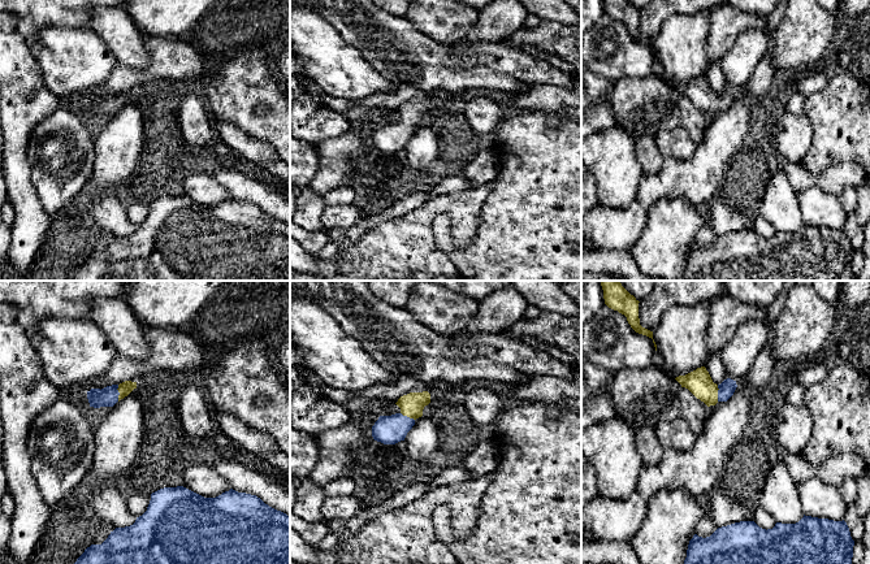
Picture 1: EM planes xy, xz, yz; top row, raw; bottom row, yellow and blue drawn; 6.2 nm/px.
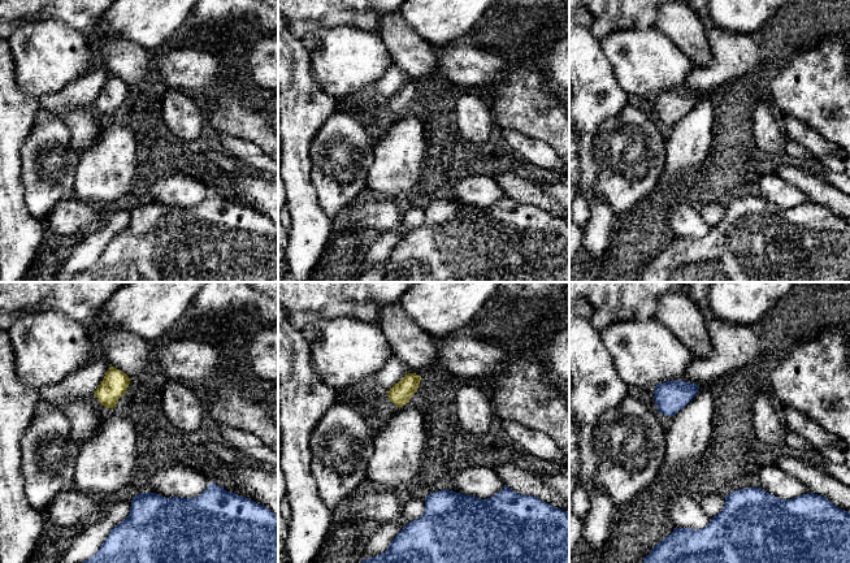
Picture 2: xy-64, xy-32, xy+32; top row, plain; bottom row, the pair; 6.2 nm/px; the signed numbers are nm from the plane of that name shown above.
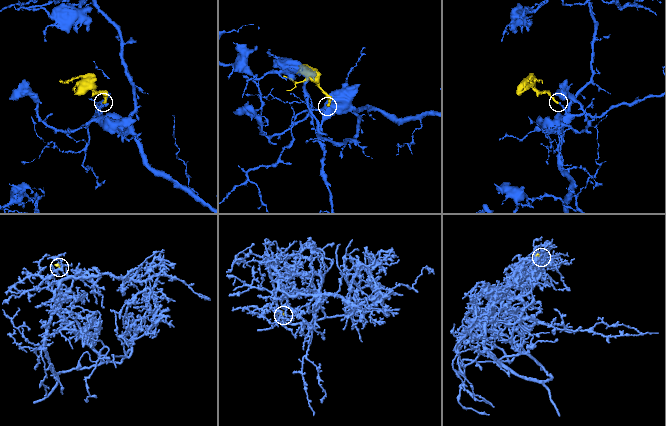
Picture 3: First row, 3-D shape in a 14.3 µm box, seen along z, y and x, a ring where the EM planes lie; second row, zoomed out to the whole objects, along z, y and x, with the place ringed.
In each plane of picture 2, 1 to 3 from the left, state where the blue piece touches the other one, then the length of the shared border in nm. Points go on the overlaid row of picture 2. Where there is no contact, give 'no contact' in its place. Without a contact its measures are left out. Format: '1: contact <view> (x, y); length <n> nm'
1: no contact
2: no contact
3: no contact

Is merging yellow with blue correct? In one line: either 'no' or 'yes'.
yes

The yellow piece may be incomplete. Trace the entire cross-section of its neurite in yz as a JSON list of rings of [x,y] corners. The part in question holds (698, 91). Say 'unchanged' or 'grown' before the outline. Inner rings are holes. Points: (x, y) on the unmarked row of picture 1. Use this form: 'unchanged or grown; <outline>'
grown; [[[705,75],[675,88],[707,116],[715,114],[718,110],[727,110],[737,96],[736,90],[731,87],[724,88],[720,94],[714,92]]]

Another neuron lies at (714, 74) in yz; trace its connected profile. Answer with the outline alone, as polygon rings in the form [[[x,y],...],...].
[[[718,64],[710,65],[705,73],[705,77],[709,81],[713,91],[717,94],[720,94],[728,87],[727,79]]]

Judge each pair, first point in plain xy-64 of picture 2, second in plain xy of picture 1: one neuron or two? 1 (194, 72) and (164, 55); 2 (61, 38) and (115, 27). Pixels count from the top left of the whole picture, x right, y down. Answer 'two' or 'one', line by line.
1: one
2: two

